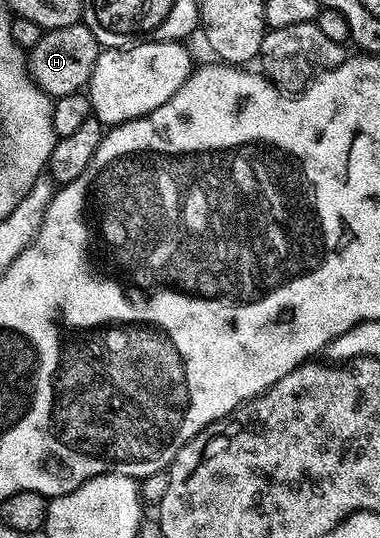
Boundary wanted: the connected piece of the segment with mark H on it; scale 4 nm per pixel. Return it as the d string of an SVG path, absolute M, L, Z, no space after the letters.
M85 24L49 29L29 50L27 68L35 85L48 97L54 99L61 95L80 92L90 82L100 52L99 40Z

